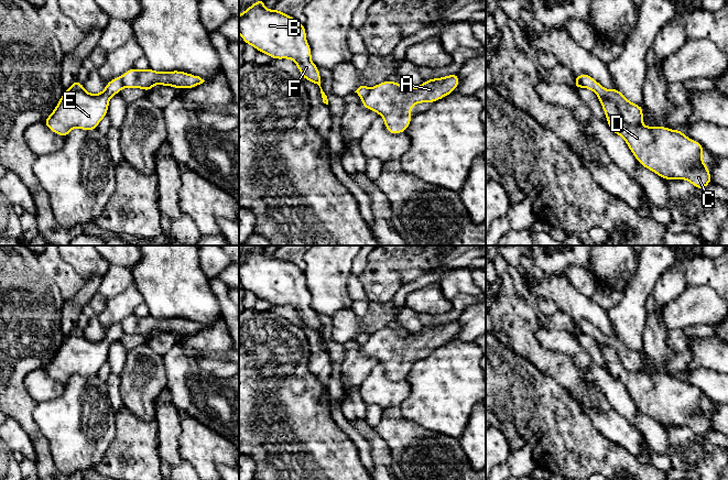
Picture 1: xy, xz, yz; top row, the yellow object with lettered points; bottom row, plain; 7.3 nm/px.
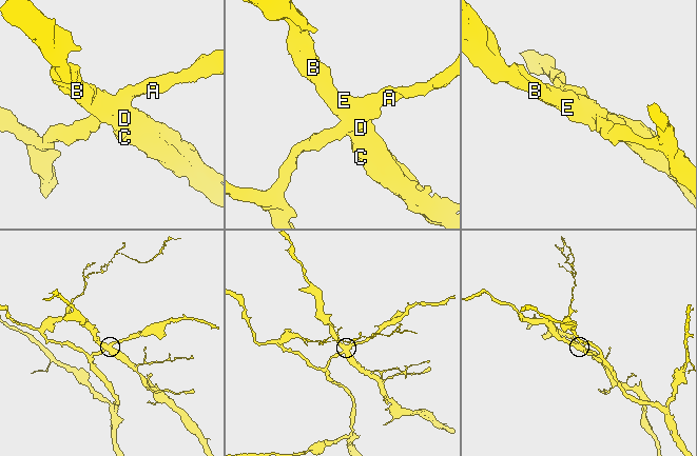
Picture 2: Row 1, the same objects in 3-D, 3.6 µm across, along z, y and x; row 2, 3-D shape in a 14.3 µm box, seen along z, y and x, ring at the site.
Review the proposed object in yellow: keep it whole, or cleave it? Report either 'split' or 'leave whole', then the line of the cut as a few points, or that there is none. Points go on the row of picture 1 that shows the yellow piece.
split | yz (598, 96), (605, 96), (609, 99), (627, 122), (641, 124)

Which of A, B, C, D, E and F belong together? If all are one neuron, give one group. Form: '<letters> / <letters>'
A / B C D E F

